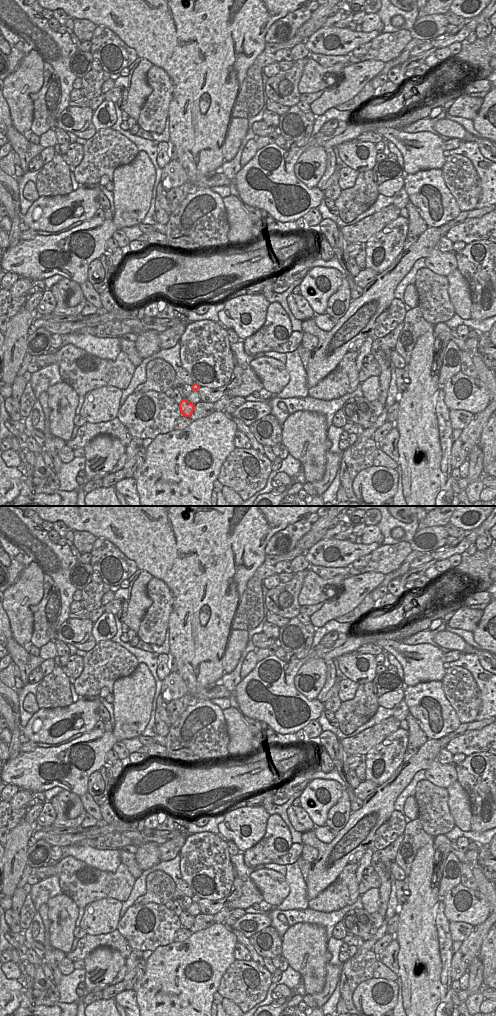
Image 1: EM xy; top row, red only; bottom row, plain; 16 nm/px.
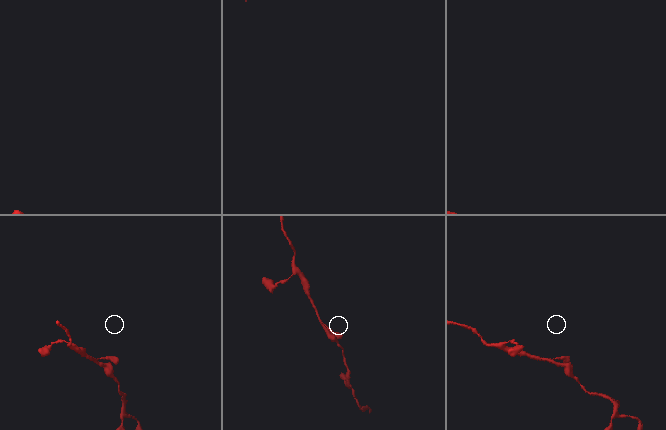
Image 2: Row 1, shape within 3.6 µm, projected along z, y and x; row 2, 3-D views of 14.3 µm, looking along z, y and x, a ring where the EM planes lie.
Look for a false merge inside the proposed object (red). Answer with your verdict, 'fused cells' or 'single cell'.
single cell

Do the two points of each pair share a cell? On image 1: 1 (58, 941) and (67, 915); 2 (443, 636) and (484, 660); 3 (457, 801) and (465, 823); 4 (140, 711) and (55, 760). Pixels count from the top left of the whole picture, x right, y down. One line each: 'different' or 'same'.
1: same
2: same
3: same
4: same

